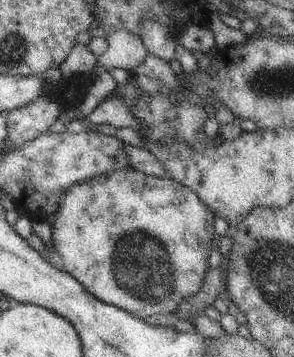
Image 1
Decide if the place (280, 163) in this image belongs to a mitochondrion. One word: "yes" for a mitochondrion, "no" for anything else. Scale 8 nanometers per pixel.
no

